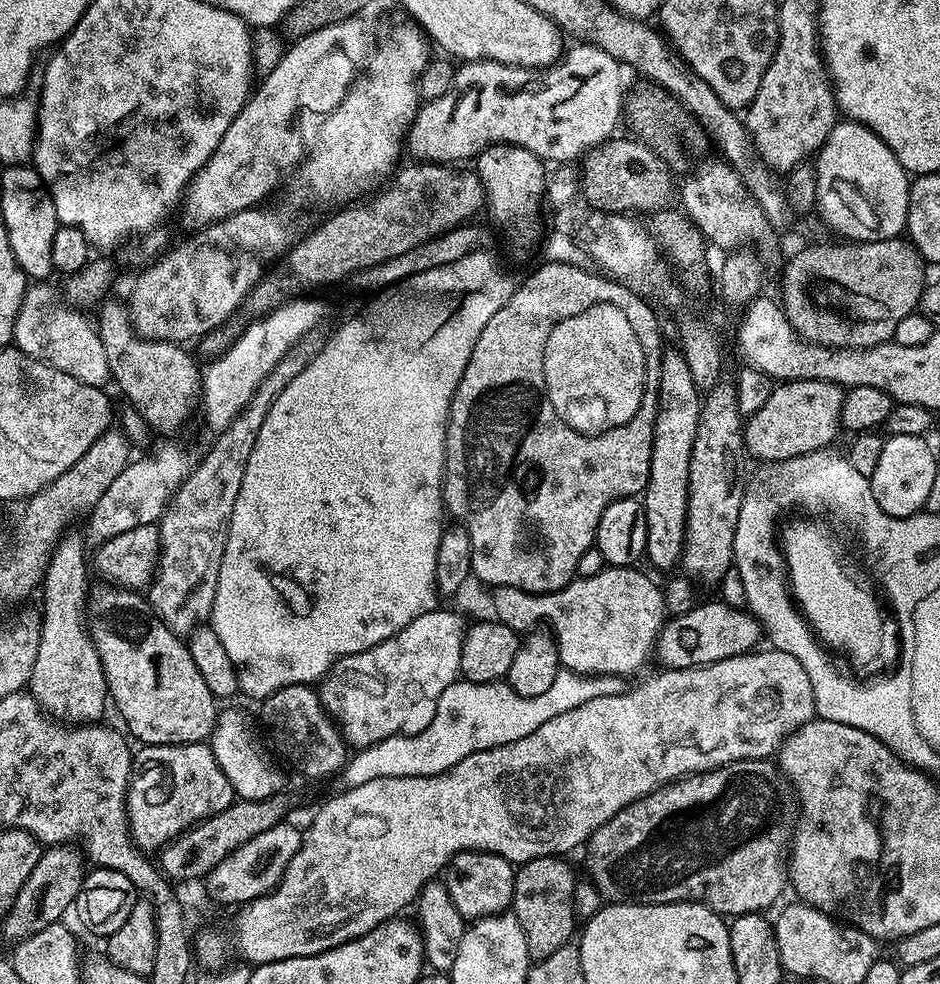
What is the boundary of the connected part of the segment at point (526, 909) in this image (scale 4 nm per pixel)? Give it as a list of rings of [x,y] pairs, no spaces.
[[[543,856],[516,868],[511,911],[526,934],[528,955],[533,961],[550,958],[554,950],[562,950],[562,946],[573,939],[578,928],[578,917],[574,910],[574,890],[578,877],[572,873],[566,861],[559,856]]]

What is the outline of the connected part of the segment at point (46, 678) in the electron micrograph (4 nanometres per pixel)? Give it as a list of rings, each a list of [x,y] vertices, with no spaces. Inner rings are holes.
[[[69,530],[69,531],[65,532],[63,536],[61,536],[60,540],[56,544],[56,549],[53,550],[53,552],[52,552],[52,557],[50,558],[50,562],[48,563],[48,568],[44,572],[44,579],[42,581],[42,593],[44,592],[44,616],[41,615],[39,617],[40,641],[38,642],[38,654],[34,658],[34,666],[30,670],[30,678],[28,679],[28,683],[26,685],[27,691],[31,692],[32,697],[34,697],[34,699],[36,699],[37,702],[39,702],[40,707],[43,708],[44,711],[47,712],[48,715],[51,716],[53,720],[55,720],[57,722],[63,722],[69,726],[79,726],[82,724],[91,724],[93,722],[99,721],[101,719],[100,715],[102,715],[104,712],[104,707],[106,707],[106,706],[109,707],[109,704],[110,704],[110,697],[108,695],[108,683],[106,682],[106,674],[102,670],[102,662],[98,658],[98,650],[94,646],[94,642],[92,641],[91,636],[89,636],[89,634],[88,634],[88,626],[86,623],[86,597],[89,595],[89,592],[90,592],[90,583],[88,584],[88,572],[89,572],[89,576],[90,576],[90,566],[89,566],[89,563],[86,561],[86,556],[85,556],[85,560],[84,560],[84,548],[86,549],[85,537],[83,535],[81,535],[81,533],[79,536],[79,534],[75,532],[75,530]]]

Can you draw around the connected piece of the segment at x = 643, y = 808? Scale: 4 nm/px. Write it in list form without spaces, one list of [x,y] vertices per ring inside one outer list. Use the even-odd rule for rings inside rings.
[[[771,759],[766,760],[739,760],[709,772],[693,772],[691,776],[683,776],[681,780],[673,780],[671,784],[663,784],[654,789],[650,795],[636,800],[630,806],[618,810],[610,822],[606,822],[589,838],[587,879],[595,884],[601,897],[608,902],[631,902],[633,904],[682,904],[695,902],[705,904],[710,910],[720,913],[725,918],[735,918],[742,914],[758,912],[767,913],[768,907],[783,894],[789,883],[788,857],[792,847],[792,838],[800,818],[800,801],[796,790],[788,777],[780,771]]]

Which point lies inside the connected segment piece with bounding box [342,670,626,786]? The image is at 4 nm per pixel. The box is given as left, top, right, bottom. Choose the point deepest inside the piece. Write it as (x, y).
(472, 717)

